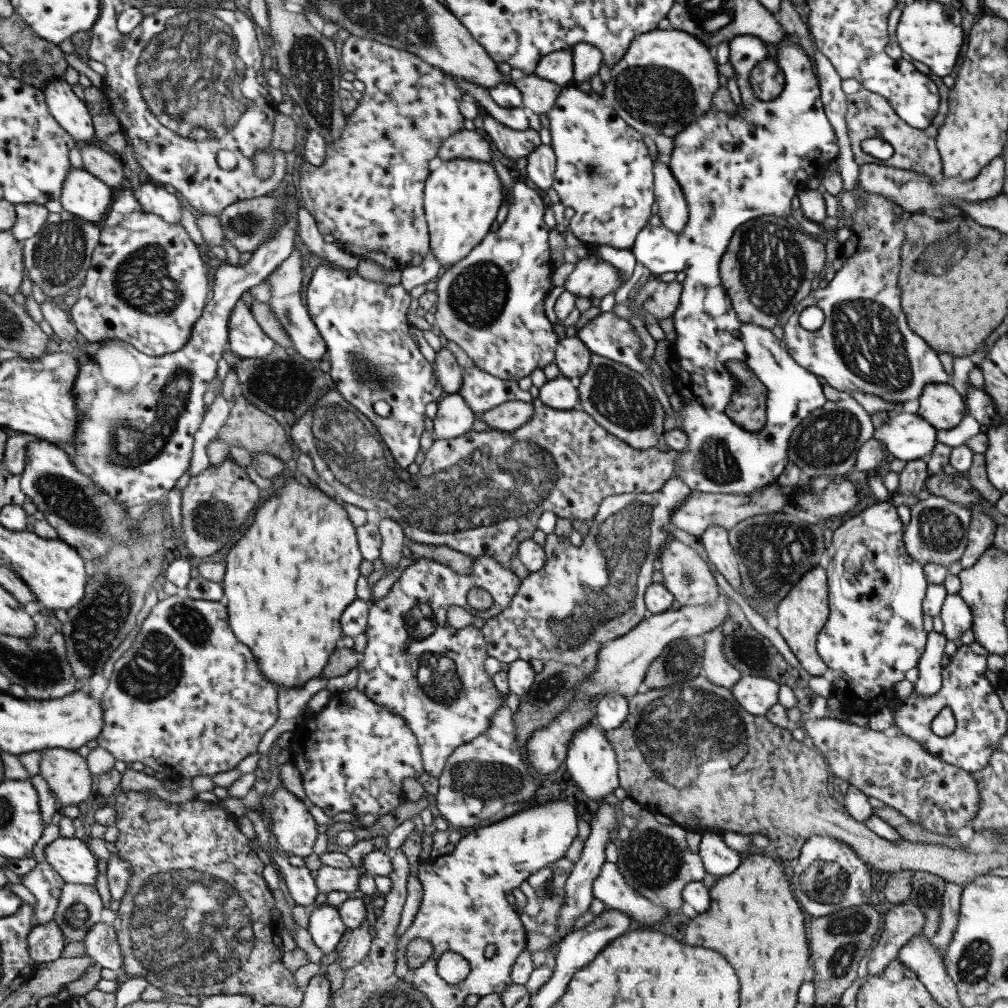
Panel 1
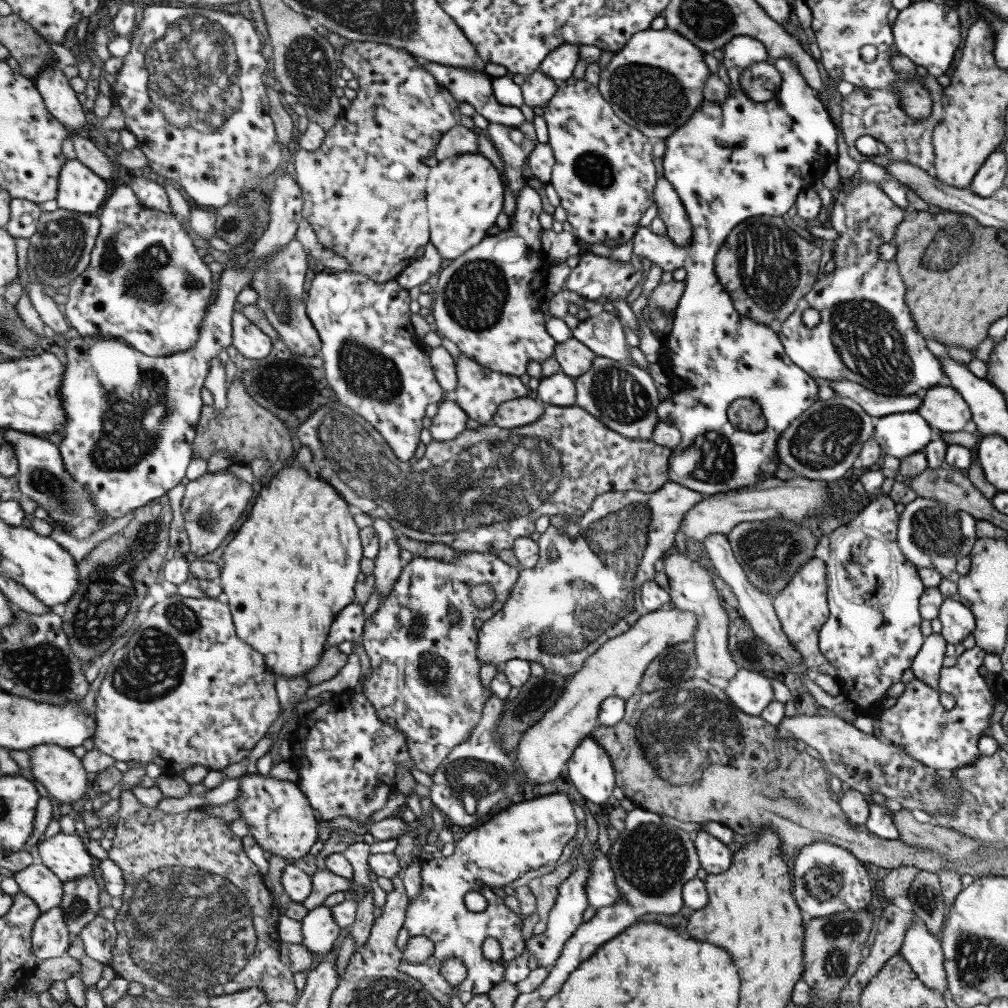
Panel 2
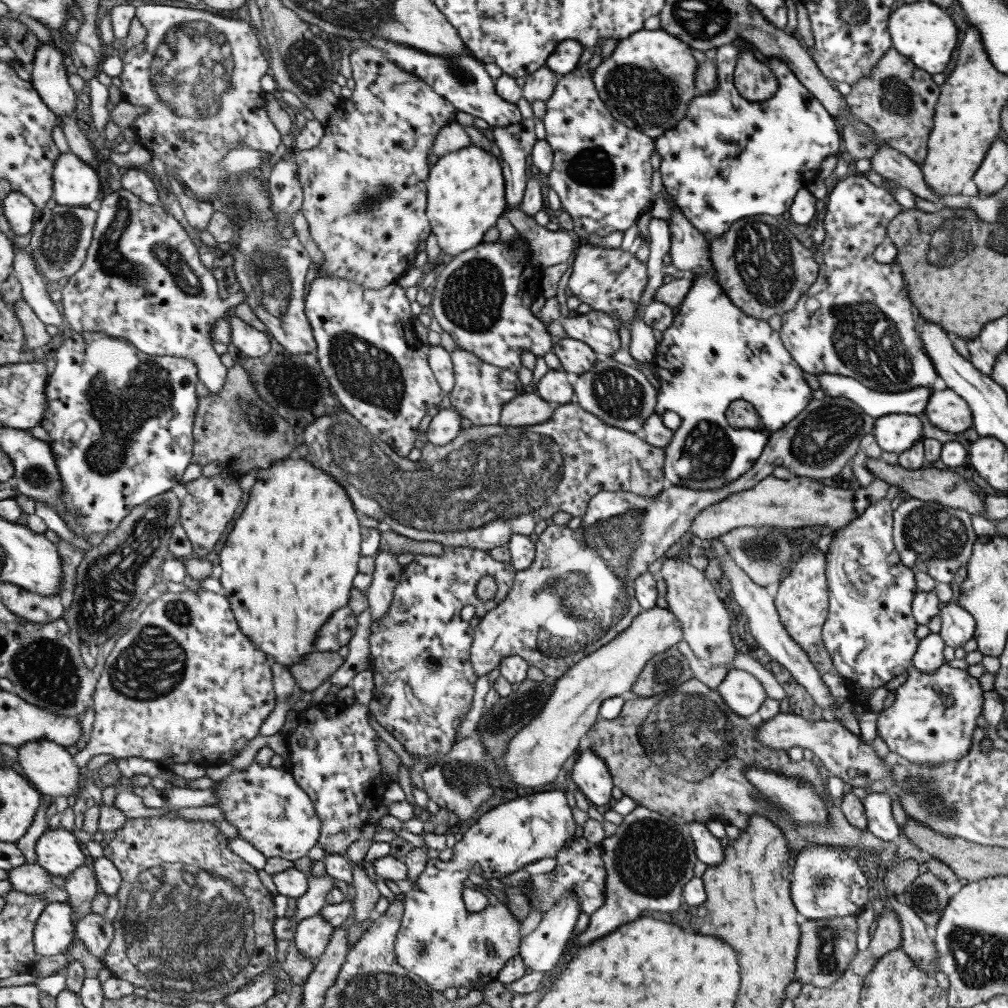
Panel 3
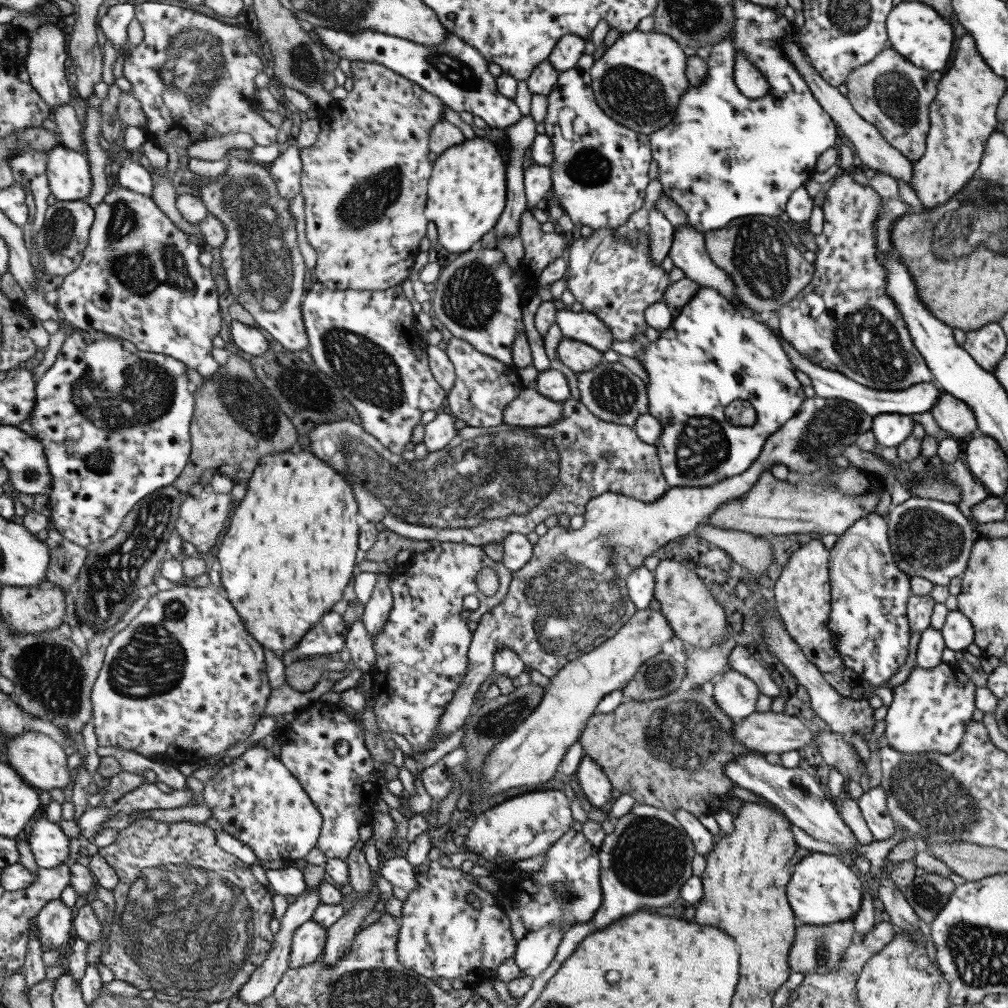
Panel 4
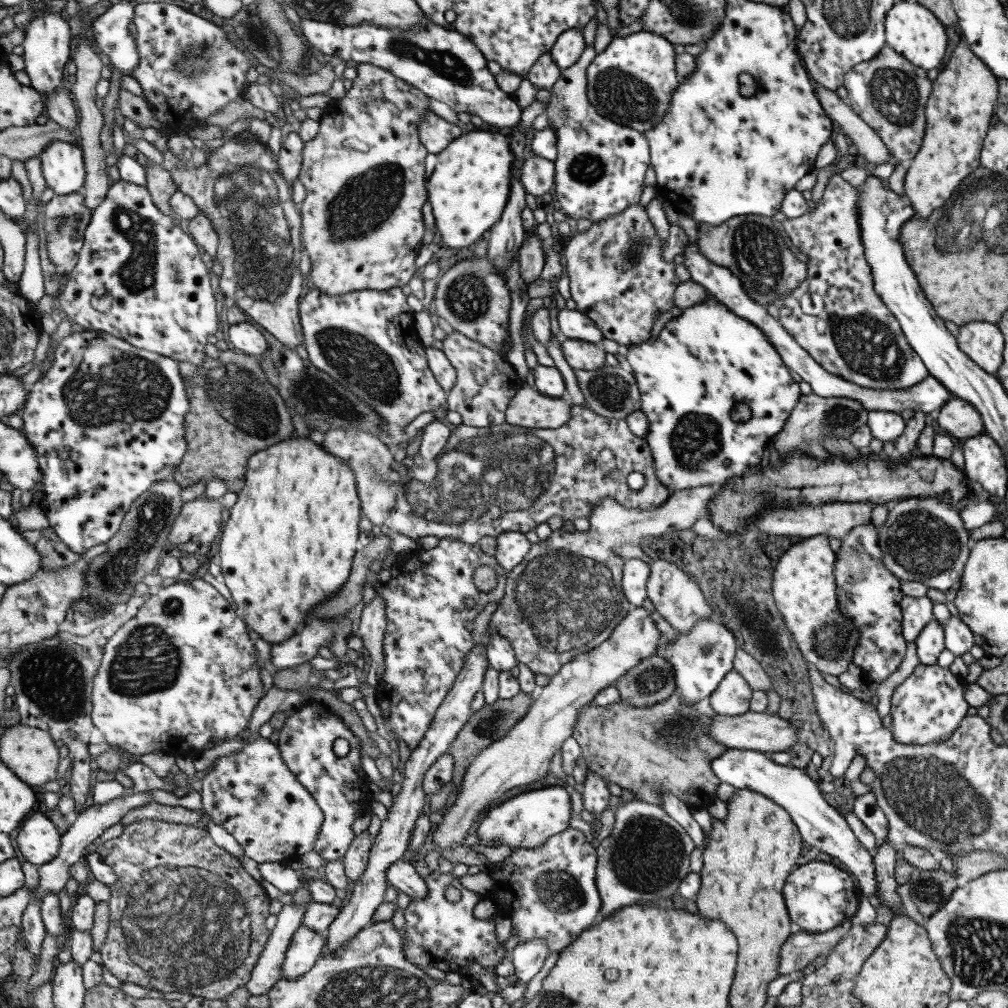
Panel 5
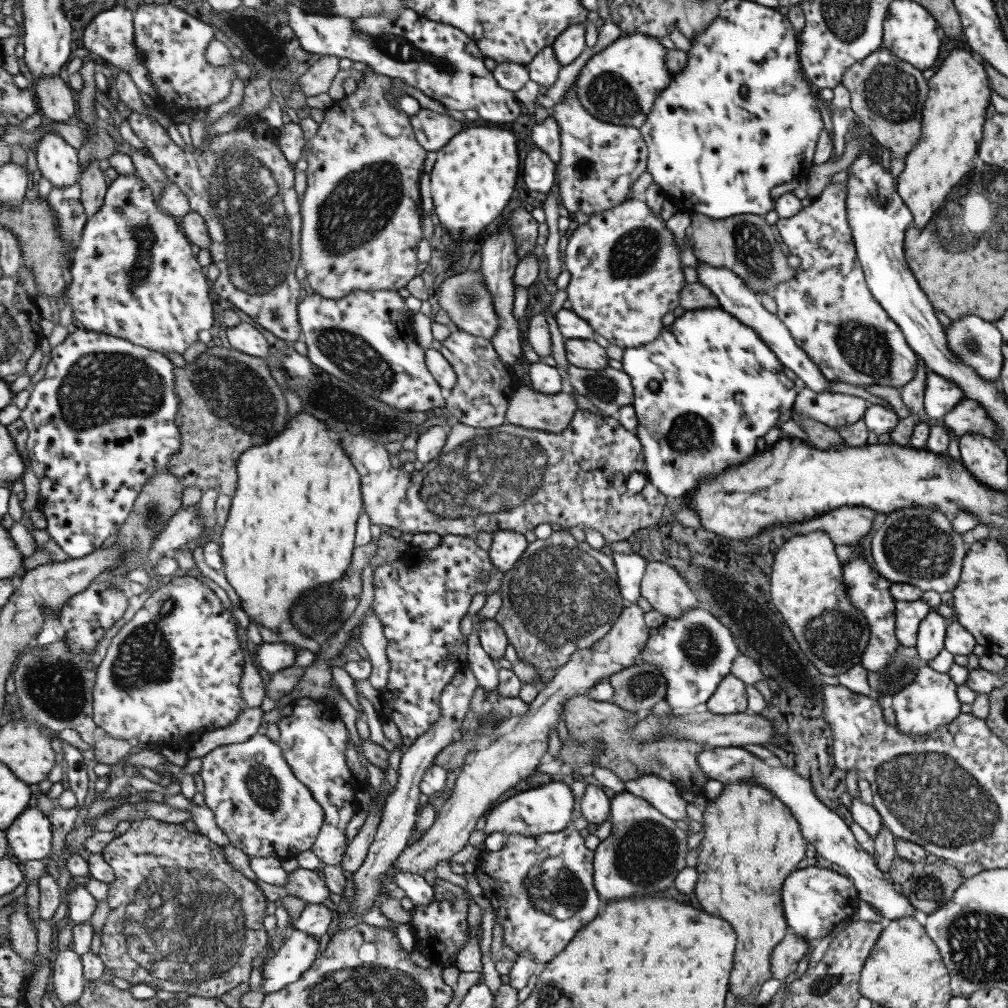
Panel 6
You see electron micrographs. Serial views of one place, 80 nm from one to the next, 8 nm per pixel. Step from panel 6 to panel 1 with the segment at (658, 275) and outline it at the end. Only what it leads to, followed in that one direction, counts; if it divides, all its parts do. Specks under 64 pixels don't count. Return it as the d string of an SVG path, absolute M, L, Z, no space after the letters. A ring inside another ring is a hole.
M594 254L578 259L563 288L577 297L601 299L617 291L623 280L623 272Z

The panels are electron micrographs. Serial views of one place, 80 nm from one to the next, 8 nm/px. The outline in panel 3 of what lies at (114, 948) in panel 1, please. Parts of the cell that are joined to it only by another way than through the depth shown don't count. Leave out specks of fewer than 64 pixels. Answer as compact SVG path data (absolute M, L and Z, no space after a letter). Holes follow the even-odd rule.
M89 913L76 923L76 935L87 948L98 957L103 958L108 946L115 938L115 927L104 915Z

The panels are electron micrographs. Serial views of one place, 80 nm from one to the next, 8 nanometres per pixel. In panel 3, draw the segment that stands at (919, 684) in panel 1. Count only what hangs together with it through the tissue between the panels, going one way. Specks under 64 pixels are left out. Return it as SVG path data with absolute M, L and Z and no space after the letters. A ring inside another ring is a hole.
M927 634L925 638L918 640L911 666L915 667L919 673L933 673L936 668L945 664L942 655L942 650L945 647L939 634Z

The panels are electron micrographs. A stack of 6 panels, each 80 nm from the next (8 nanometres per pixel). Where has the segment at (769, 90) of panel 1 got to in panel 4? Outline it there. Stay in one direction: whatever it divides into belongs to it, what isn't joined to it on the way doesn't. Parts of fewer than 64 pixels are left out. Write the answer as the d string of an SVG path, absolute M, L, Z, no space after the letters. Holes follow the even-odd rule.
M743 52L737 53L734 58L733 65L733 82L735 88L745 98L759 98L769 90L769 83L765 81L765 77L755 69L746 58Z

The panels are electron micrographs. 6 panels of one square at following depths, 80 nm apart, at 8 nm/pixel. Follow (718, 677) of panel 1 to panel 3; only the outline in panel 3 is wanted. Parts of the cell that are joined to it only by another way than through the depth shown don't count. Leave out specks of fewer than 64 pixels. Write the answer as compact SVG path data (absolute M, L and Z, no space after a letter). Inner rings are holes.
M669 556L663 559L661 570L656 576L660 577L665 585L666 609L677 618L681 625L683 641L687 643L694 656L707 668L717 664L729 666L735 653L729 636L729 616L723 604L717 600L709 581L693 566Z

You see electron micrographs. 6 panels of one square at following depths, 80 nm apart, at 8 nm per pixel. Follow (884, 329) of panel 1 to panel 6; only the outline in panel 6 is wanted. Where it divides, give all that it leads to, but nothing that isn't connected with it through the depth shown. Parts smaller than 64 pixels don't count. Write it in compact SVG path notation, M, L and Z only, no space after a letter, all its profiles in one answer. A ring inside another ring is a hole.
M841 182L827 183L808 206L801 207L793 216L778 218L774 222L781 242L789 250L788 254L799 258L794 277L787 282L779 282L773 288L771 295L776 304L774 313L786 326L796 345L827 380L863 387L879 384L897 389L914 377L916 356L899 327L867 289L845 216L845 191L845 185Z

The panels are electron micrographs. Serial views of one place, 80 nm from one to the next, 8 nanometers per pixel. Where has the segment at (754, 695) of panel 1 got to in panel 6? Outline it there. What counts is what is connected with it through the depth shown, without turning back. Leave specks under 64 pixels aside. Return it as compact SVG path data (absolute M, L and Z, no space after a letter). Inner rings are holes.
M732 674L724 676L715 692L708 698L706 707L713 714L732 715L744 712L746 707L745 683Z

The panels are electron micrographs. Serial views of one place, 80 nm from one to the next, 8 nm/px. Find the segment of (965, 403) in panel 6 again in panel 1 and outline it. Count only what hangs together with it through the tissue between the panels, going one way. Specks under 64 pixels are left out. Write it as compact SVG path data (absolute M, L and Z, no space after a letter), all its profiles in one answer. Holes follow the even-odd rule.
M928 384L918 396L919 415L935 430L955 428L966 414L961 395L951 384Z

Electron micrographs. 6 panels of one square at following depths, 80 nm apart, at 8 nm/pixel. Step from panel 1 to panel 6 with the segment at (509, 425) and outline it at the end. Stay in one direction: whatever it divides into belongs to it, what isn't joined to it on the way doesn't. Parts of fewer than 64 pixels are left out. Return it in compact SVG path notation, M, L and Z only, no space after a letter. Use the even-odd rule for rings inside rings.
M521 384L508 400L504 420L513 426L559 434L577 409L568 391L543 394Z

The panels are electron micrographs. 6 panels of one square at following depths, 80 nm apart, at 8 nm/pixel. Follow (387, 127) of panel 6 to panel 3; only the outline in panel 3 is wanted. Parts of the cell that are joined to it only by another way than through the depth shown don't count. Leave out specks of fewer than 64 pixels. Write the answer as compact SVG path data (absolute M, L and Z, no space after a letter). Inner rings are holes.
M365 45L365 47L359 47L357 51L353 51L353 53L349 54L348 58L352 71L352 79L355 84L355 87L353 88L353 90L351 90L351 96L349 96L348 99L339 101L339 103L337 104L337 108L328 116L328 121L322 124L324 133L322 139L320 140L318 146L315 149L311 148L311 150L307 151L293 151L293 158L295 159L298 168L296 173L300 182L300 187L302 188L302 201L300 211L302 212L308 224L308 231L310 237L317 245L317 248L321 251L321 254L323 254L323 263L319 266L321 269L321 276L323 276L322 274L324 274L325 277L352 279L353 282L365 287L365 289L379 290L389 284L396 283L398 278L401 278L402 275L406 272L406 270L408 270L408 268L413 265L415 255L418 253L417 244L419 244L419 242L425 242L427 235L430 233L430 226L428 225L428 220L424 213L426 209L426 180L428 177L430 166L432 165L431 163L429 163L429 155L432 154L431 148L433 140L435 140L435 135L437 134L437 131L442 126L447 126L449 123L455 122L454 116L457 110L448 100L445 100L445 98L443 98L436 92L431 91L431 87L427 86L424 81L421 81L417 79L417 77L413 77L413 75L403 71L403 66L396 64L396 62L393 62L392 60L385 59L385 52L379 51L379 49L375 47L369 47L367 45Z

